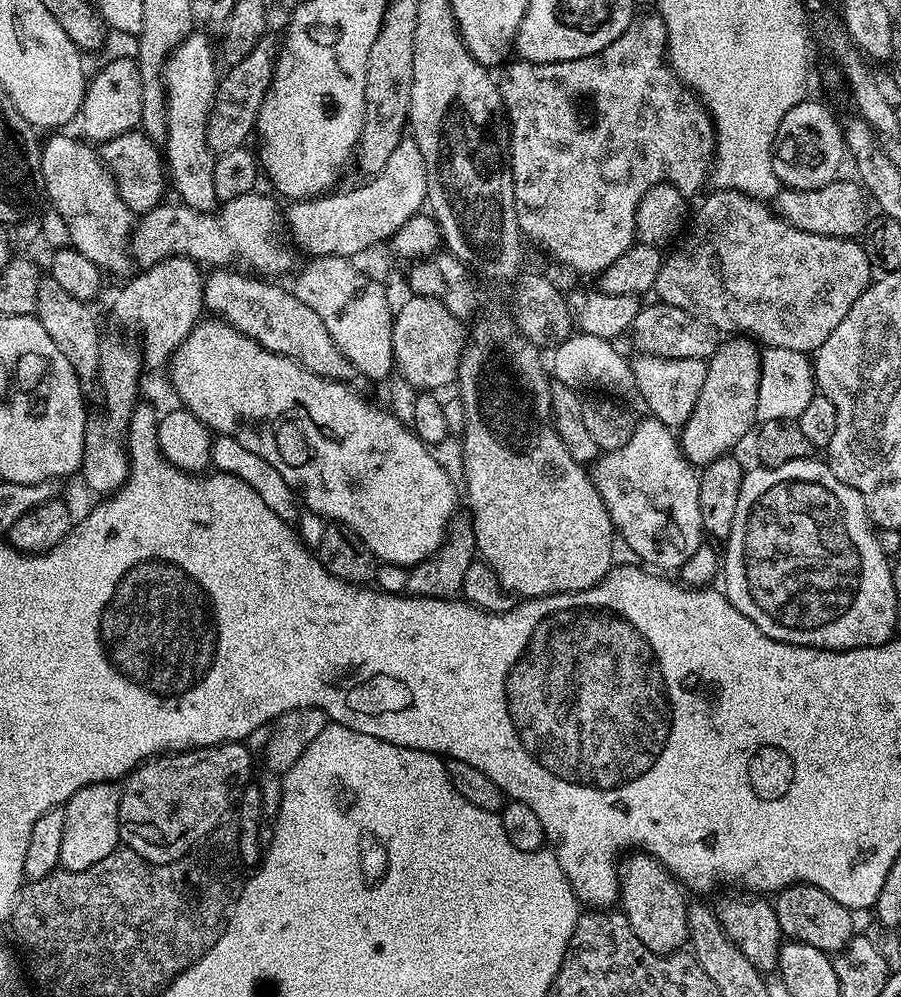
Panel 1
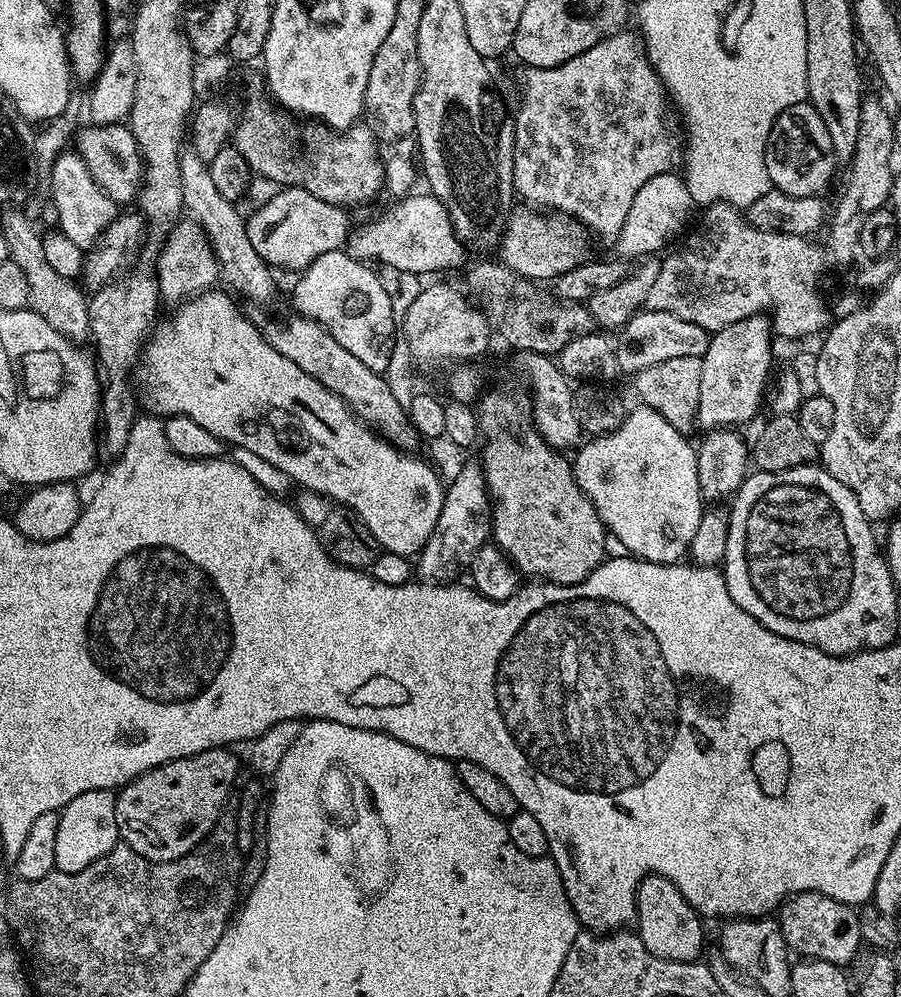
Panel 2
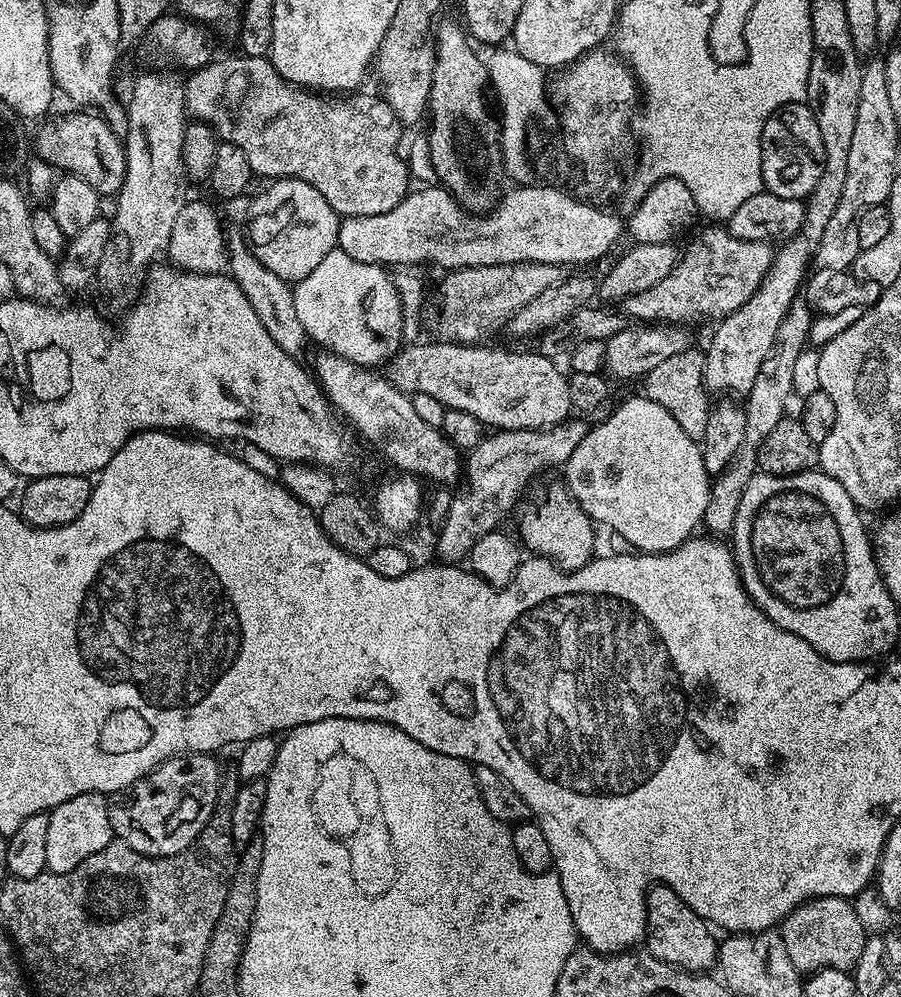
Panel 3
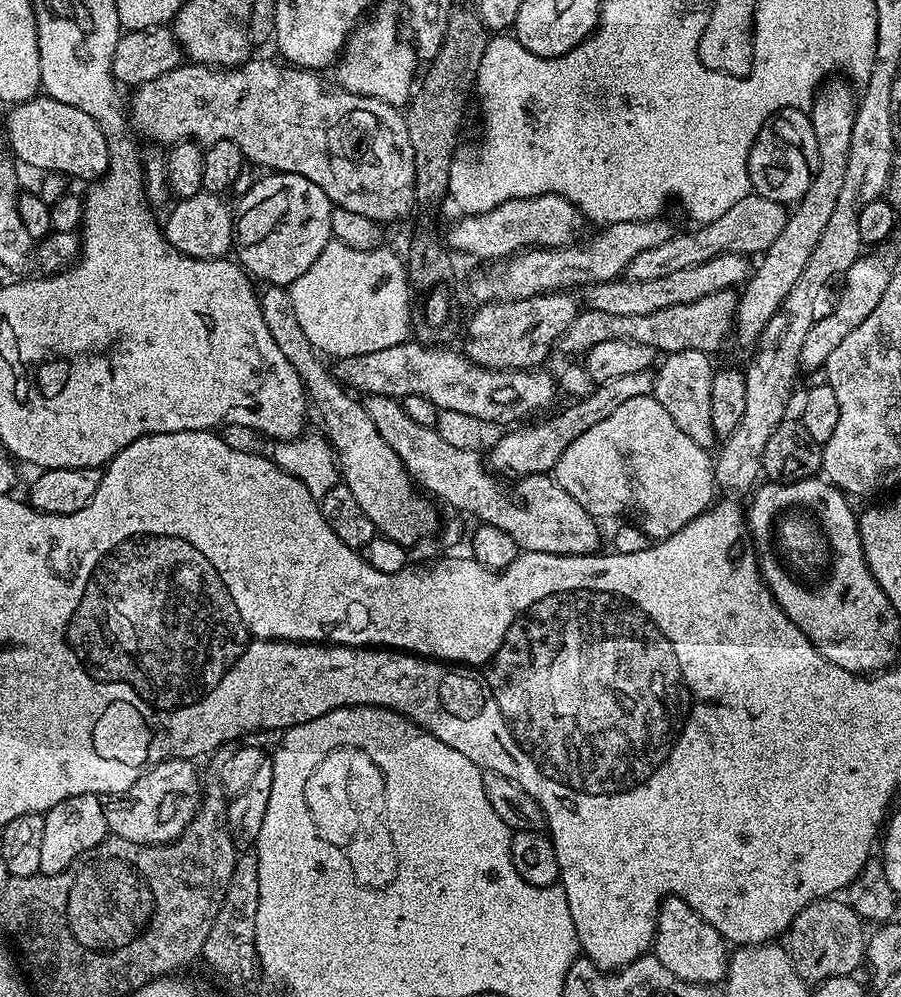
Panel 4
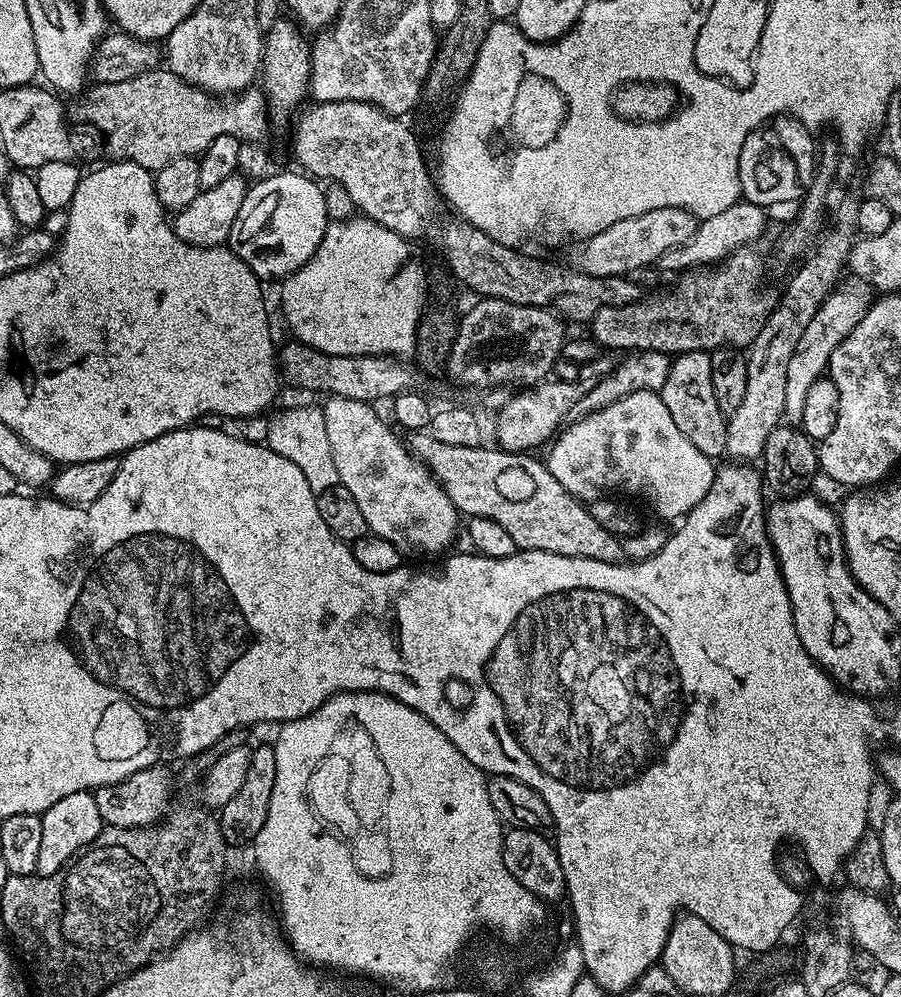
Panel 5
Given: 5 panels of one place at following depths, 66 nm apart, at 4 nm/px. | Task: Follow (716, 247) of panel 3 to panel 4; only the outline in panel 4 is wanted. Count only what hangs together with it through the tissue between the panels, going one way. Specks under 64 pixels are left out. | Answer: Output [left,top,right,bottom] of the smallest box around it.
[586,253,750,316]

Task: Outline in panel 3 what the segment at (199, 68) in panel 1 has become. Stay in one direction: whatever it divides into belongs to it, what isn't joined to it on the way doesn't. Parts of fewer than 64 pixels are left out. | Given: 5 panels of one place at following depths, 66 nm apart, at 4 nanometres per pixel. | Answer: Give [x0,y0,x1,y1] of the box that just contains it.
[226,231,310,358]

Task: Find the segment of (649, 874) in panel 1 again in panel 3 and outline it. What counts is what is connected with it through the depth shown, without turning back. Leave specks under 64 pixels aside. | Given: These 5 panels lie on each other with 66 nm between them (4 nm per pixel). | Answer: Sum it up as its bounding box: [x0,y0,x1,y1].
[646,884,718,973]

